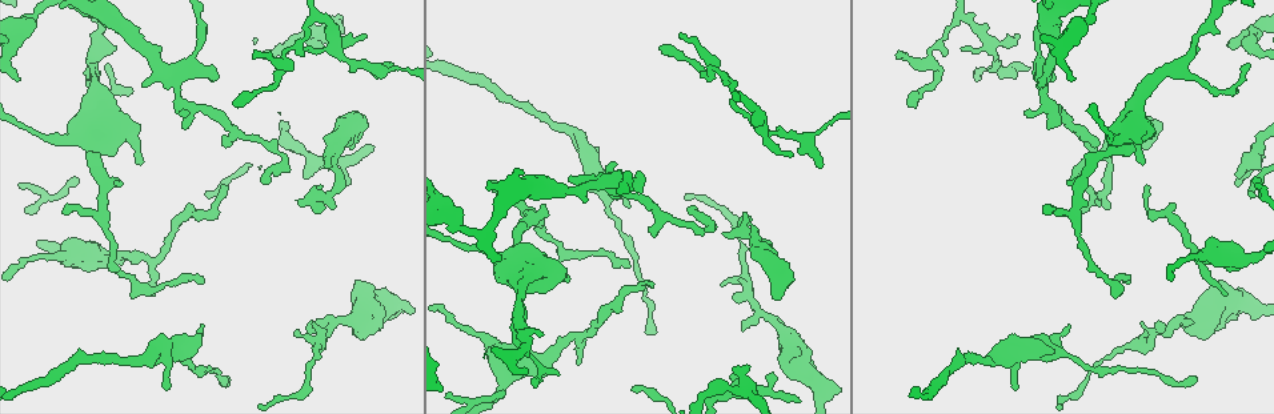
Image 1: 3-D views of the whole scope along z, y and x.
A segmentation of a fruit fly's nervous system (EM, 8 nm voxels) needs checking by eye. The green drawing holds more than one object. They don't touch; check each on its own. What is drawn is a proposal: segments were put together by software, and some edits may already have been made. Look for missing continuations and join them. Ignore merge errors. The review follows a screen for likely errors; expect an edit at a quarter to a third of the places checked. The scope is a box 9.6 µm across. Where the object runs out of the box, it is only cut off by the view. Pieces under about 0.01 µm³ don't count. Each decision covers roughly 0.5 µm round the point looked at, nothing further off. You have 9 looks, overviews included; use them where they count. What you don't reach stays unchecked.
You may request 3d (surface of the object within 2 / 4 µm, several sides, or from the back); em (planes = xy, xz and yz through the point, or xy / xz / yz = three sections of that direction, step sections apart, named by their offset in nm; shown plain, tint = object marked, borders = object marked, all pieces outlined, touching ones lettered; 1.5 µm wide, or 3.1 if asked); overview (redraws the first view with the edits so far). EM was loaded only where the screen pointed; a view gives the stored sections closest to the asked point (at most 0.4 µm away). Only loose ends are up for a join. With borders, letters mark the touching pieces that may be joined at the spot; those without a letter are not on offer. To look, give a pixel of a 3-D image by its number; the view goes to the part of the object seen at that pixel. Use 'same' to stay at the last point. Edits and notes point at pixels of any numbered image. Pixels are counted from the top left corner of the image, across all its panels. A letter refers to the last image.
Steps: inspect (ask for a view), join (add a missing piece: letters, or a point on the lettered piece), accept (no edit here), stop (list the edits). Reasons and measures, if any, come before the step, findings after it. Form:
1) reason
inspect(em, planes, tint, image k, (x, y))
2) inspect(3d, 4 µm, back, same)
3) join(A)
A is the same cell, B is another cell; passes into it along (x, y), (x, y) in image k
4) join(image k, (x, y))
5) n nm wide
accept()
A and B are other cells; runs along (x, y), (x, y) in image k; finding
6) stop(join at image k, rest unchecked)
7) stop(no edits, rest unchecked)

an open end
inspect(em, planes, tint, image 1, (169, 387))

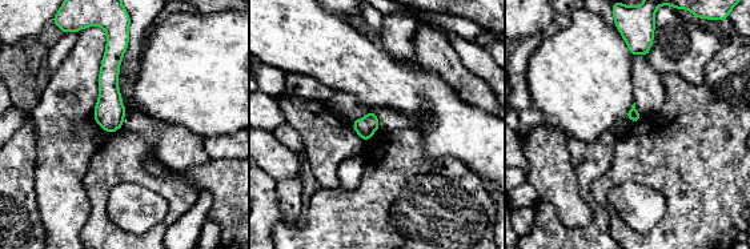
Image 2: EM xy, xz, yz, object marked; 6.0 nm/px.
inspect(em, planes, borders, same)

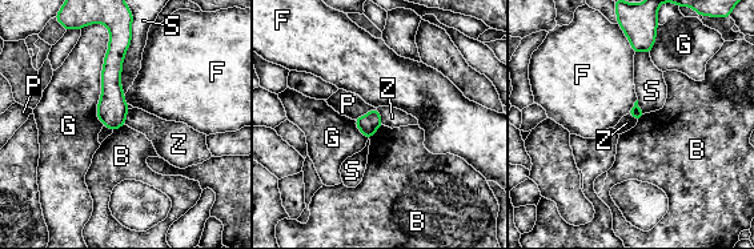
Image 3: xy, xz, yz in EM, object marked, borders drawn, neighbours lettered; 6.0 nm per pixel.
accept()
B, F, G, P, S and Z are other cells; border along (377, 108), (382, 124) in image 3; none of them fits

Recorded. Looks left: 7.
branch stops here
inspect(em, yz, step 4, tint, image 1, (1226, 292))

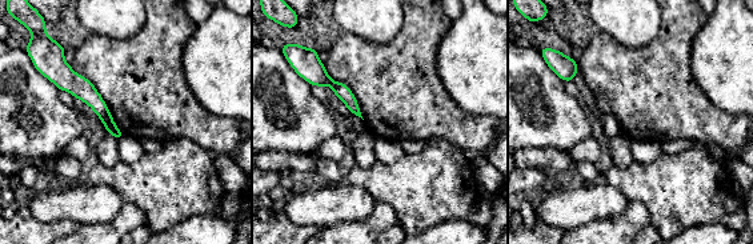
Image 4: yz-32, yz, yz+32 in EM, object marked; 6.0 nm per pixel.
inspect(em, xy, step 4, borders, same)

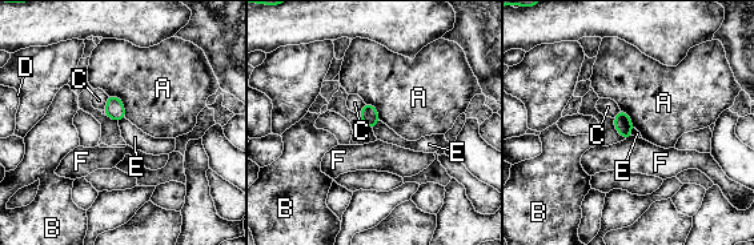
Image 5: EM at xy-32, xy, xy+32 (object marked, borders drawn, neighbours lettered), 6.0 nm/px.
110 nm wide
accept()
A, B, C, D, E and F are other cells; border along (108, 95), (121, 101), (125, 116) in image 5; none of them fits

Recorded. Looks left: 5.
branch stops here
inspect(em, xy, step 4, tint, image 1, (1239, 176))

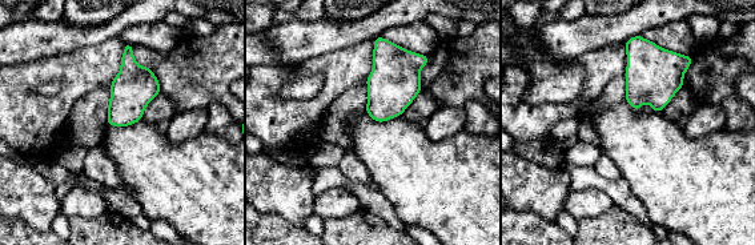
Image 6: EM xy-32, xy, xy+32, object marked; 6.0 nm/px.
inspect(em, planes, borders, same)

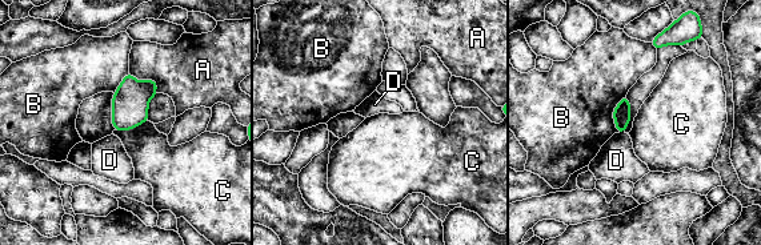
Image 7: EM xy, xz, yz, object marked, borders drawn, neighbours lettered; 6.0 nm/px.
110 nm wide
accept()
A, B, C and D are other cells; border along (147, 120), (129, 129), (115, 131) in image 7; no lettered piece goes on from it

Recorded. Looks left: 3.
branch stops here
inspect(em, 3.1 µm, xy, step 16, tint, image 1, (142, 164))

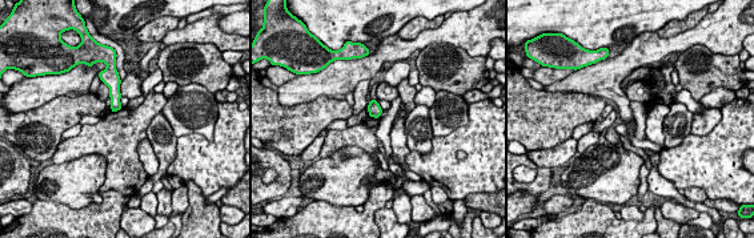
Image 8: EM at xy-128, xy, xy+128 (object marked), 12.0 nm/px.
inspect(em, 3.1 µm, planes, borders, same)

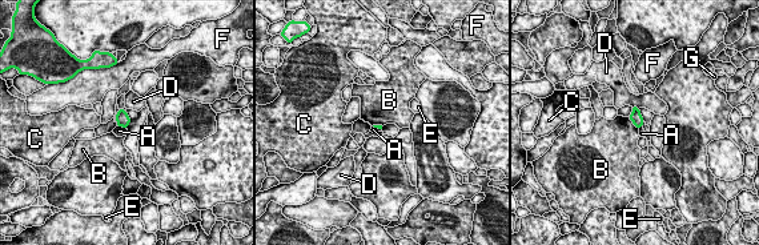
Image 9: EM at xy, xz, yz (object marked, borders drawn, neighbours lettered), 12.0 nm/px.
accept()
A, B, C, D, E, F and G are other cells; border along (125, 111), (129, 119), (127, 128) in image 9; no lettered piece goes on from it

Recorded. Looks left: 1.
stop(no edits, rest unchecked)

